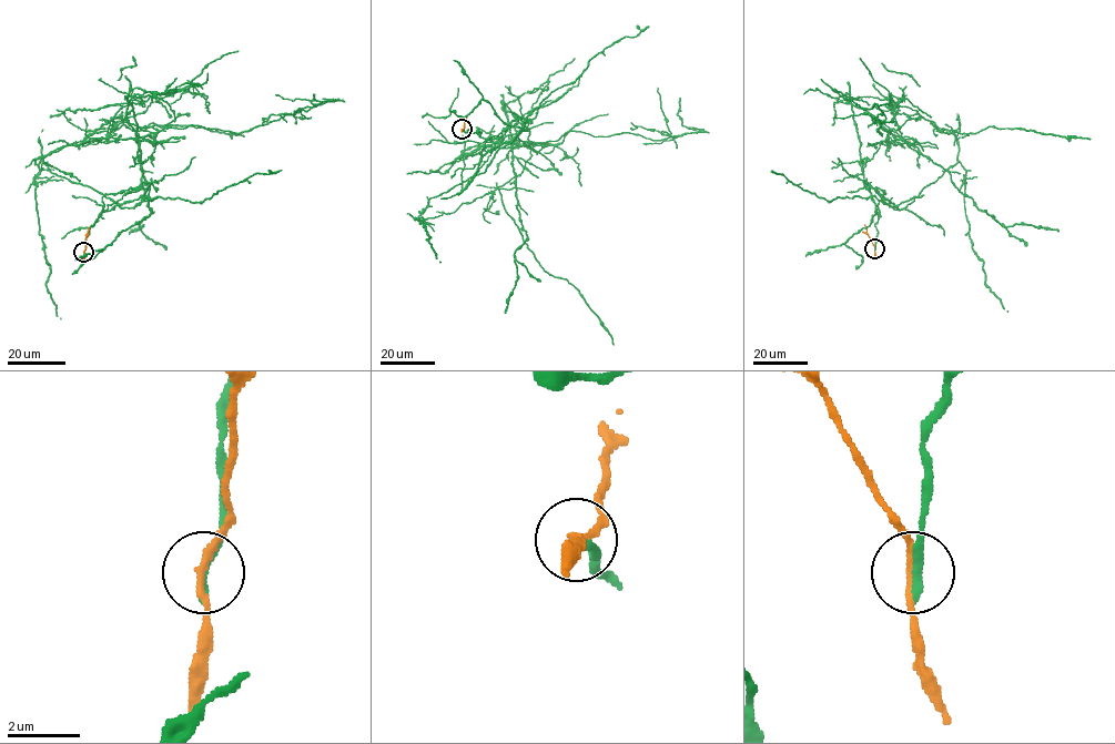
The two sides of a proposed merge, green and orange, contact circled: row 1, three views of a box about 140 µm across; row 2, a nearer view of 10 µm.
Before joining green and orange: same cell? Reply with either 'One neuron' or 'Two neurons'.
Two neurons

